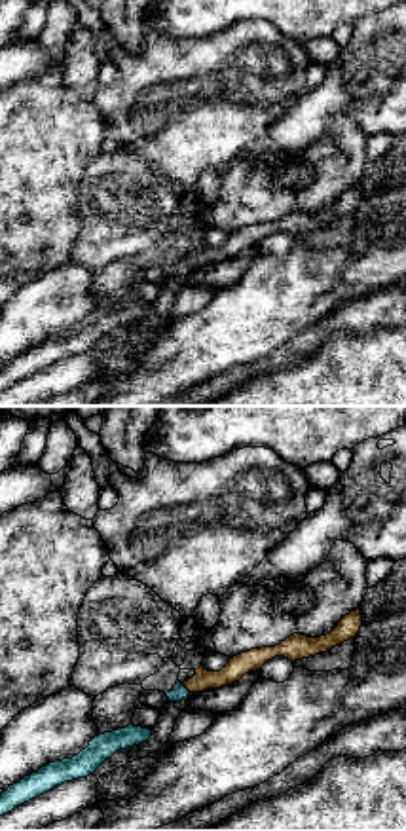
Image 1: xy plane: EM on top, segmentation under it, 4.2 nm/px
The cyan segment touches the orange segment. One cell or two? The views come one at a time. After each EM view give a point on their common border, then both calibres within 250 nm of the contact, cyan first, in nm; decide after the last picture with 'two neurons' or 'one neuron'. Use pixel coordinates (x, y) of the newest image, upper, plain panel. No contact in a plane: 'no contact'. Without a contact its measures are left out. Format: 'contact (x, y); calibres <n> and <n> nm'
contact (184, 262); calibres 70 and 90 nm

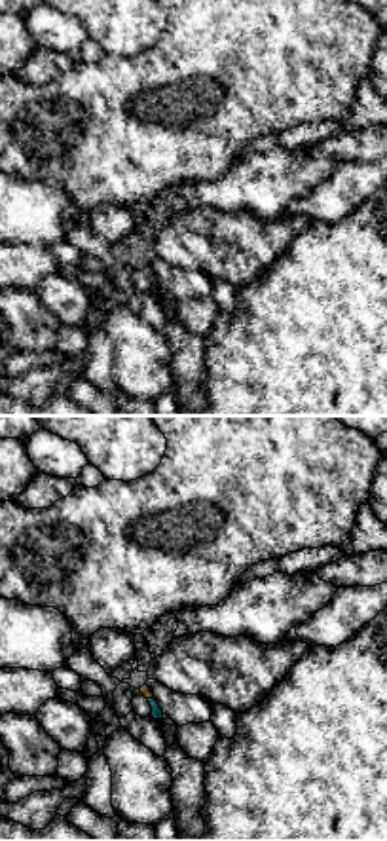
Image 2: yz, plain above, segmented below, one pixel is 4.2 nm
contact (152, 272); calibres 50 and 50 nm

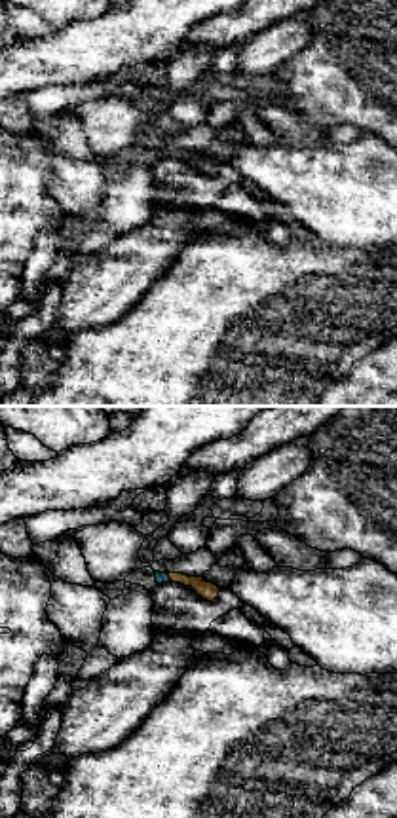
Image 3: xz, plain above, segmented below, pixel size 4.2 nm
contact (168, 152); calibres 50 and 80 nm

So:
one neuron

